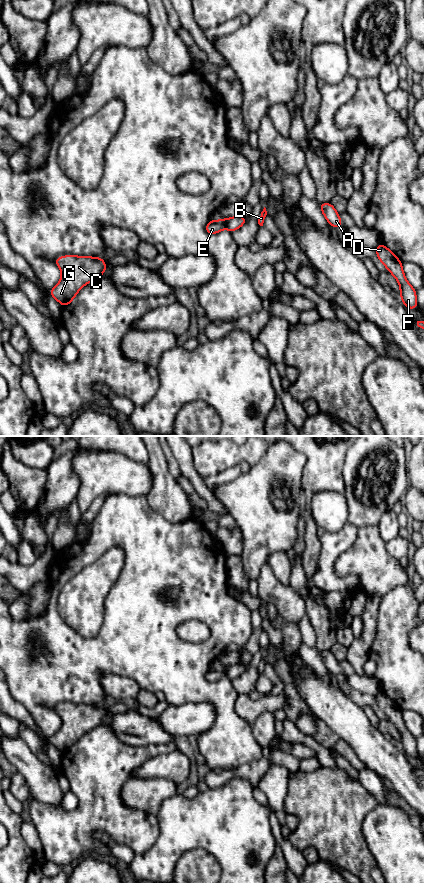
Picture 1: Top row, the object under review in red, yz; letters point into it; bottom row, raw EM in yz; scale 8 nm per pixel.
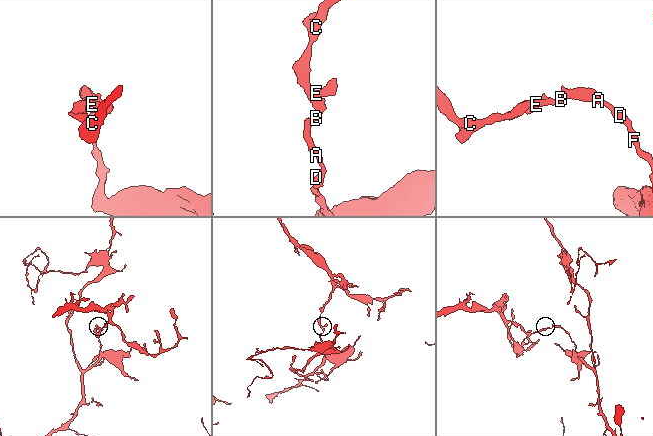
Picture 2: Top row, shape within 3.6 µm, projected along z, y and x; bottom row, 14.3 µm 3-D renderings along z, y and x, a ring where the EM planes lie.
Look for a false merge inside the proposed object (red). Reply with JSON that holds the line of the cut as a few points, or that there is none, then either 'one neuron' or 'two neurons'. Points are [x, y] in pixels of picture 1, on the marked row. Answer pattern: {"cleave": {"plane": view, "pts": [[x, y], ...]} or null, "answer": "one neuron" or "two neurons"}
{"cleave": {"plane": "yz", "pts": [[222, 220], [225, 227]]}, "answer": "two neurons"}

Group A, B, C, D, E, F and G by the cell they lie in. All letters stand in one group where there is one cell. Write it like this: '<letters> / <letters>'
A B D F / C E G

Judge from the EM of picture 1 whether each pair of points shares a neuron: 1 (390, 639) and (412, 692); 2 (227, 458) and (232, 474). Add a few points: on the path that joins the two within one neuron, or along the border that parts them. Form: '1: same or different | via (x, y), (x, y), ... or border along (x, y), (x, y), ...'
1: same | via (391, 652), (398, 667), (407, 679)
2: different | border along (239, 464), (208, 476)

